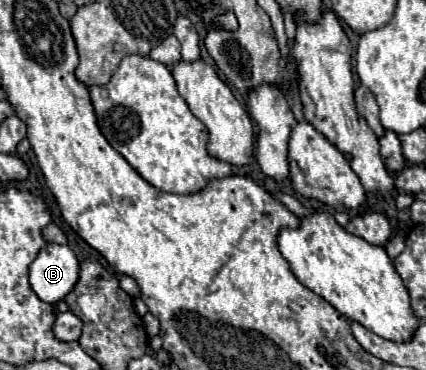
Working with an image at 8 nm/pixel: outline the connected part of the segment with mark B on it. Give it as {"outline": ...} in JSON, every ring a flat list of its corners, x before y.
{"outline":[[48,244,30,264,30,286,48,304,64,300,76,286,78,276,80,262,70,246]]}

